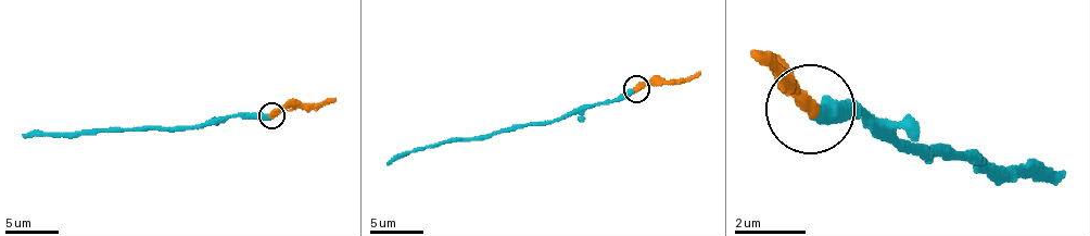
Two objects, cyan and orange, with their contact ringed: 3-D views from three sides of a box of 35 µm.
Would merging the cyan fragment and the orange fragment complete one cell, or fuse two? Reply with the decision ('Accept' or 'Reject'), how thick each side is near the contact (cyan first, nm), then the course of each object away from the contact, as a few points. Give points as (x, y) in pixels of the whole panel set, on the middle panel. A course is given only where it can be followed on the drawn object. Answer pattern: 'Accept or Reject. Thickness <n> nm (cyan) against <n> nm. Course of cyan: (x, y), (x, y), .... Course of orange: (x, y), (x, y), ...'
Accept. Thickness 400 nm (cyan) against 460 nm. Course of cyan: (635, 89), (574, 108), (550, 122), (514, 124), (477, 137), (450, 137), (413, 148), (387, 164). Course of orange: (635, 89), (659, 82), (683, 82), (699, 71)

